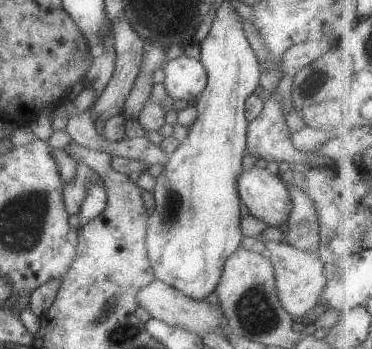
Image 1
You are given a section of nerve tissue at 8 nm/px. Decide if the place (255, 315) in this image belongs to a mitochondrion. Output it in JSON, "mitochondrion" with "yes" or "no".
{"mitochondrion":"yes"}

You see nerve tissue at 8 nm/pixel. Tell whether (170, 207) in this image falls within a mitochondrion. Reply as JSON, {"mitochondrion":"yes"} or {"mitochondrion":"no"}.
{"mitochondrion":"yes"}

